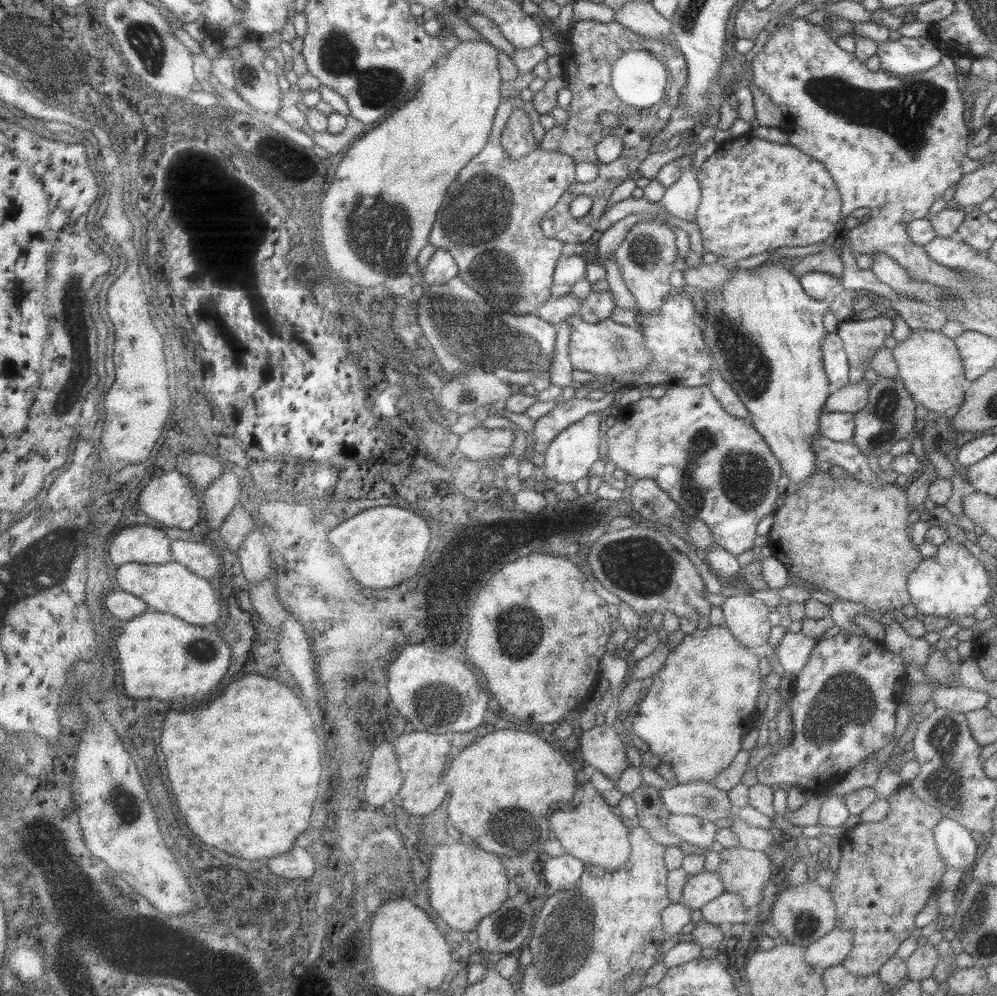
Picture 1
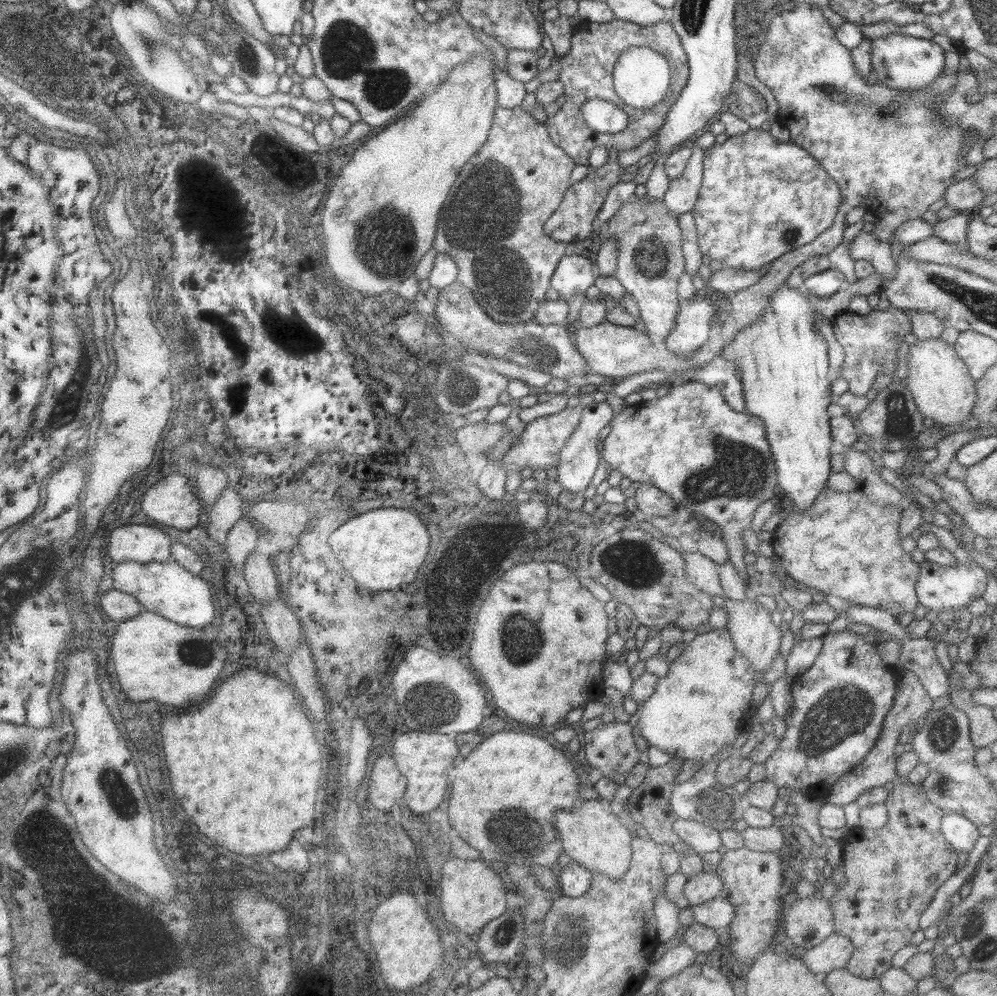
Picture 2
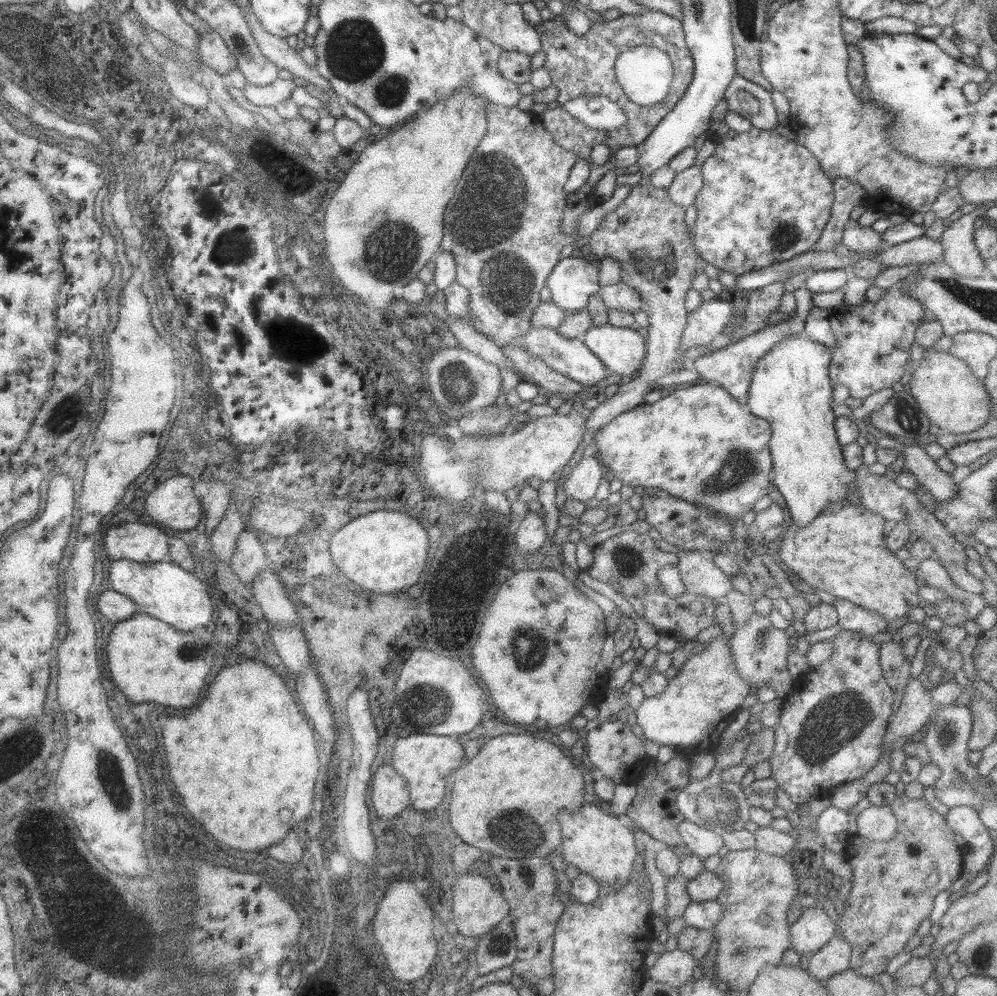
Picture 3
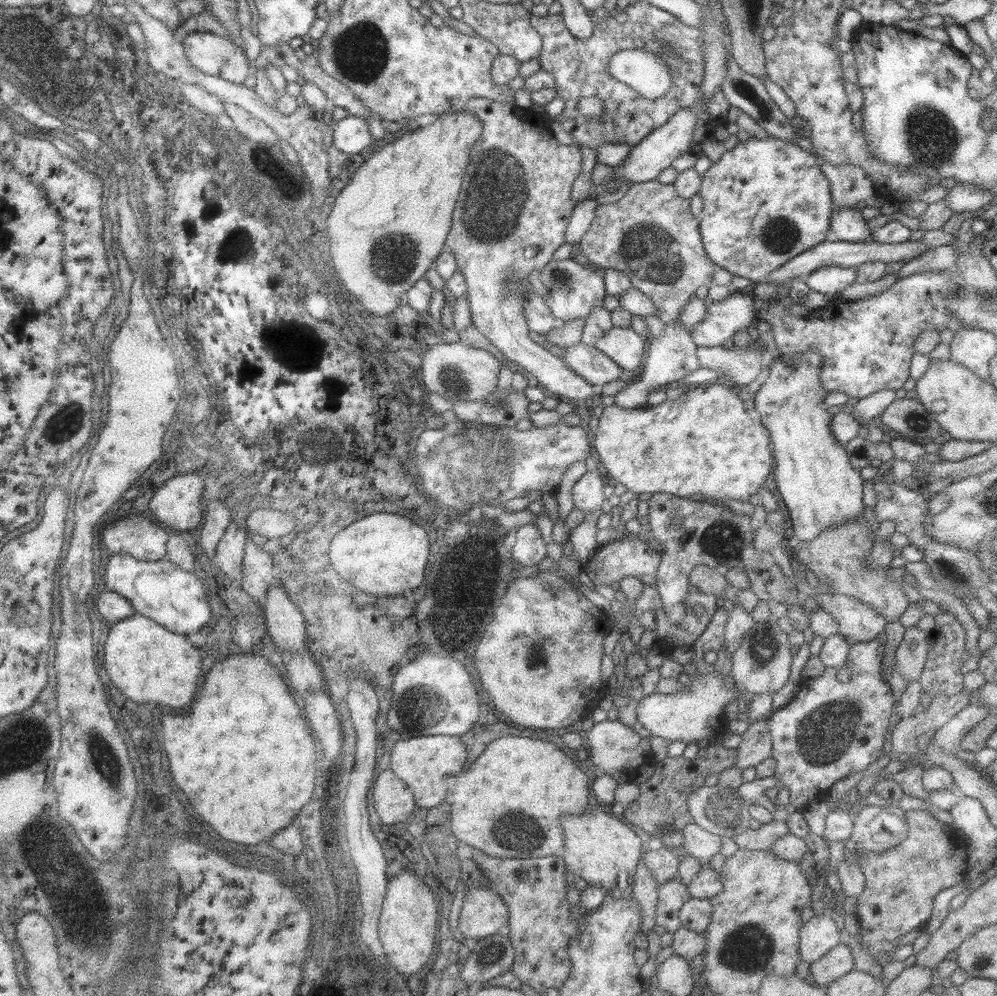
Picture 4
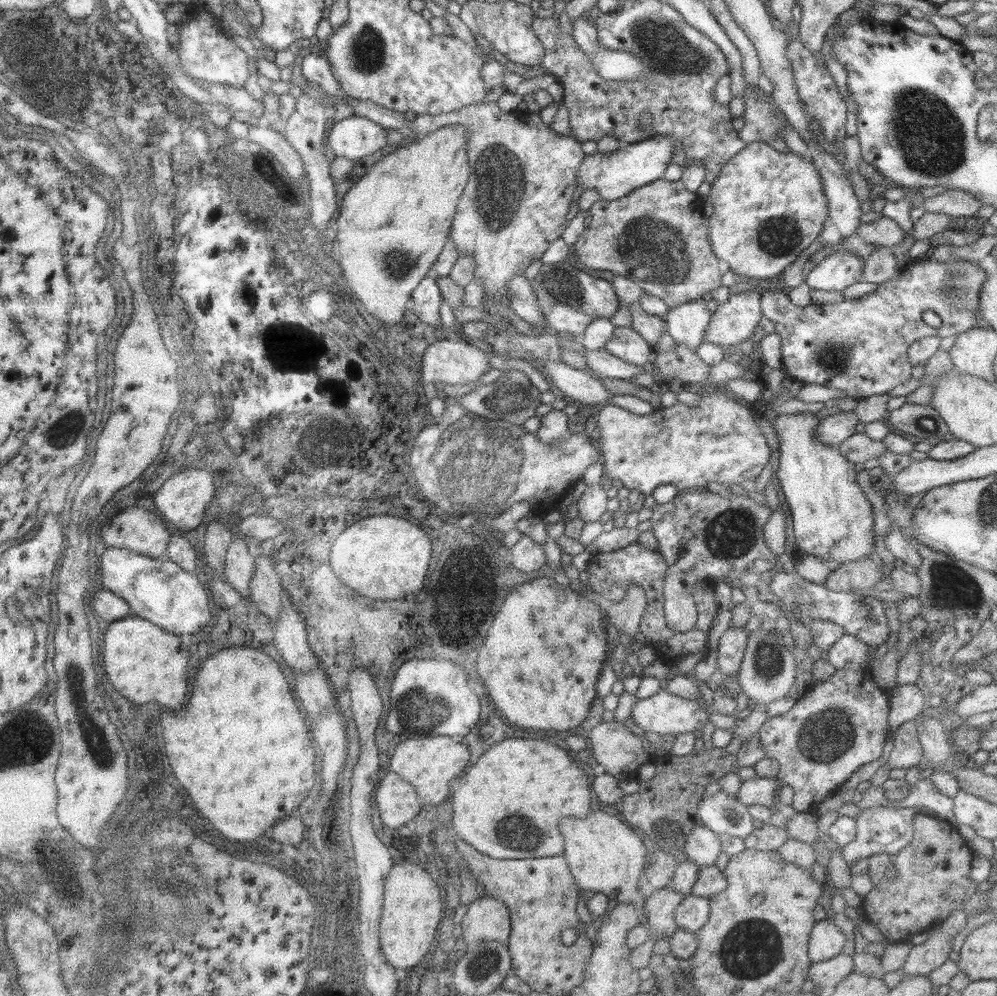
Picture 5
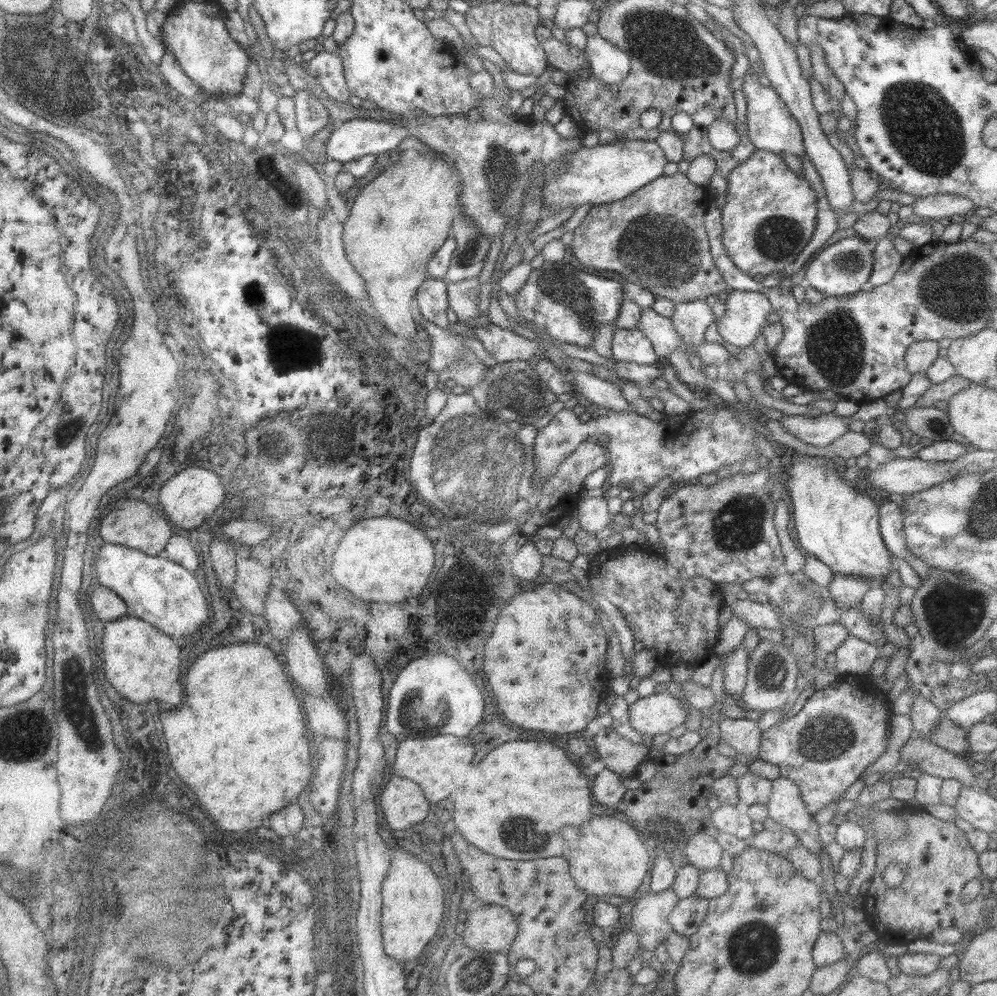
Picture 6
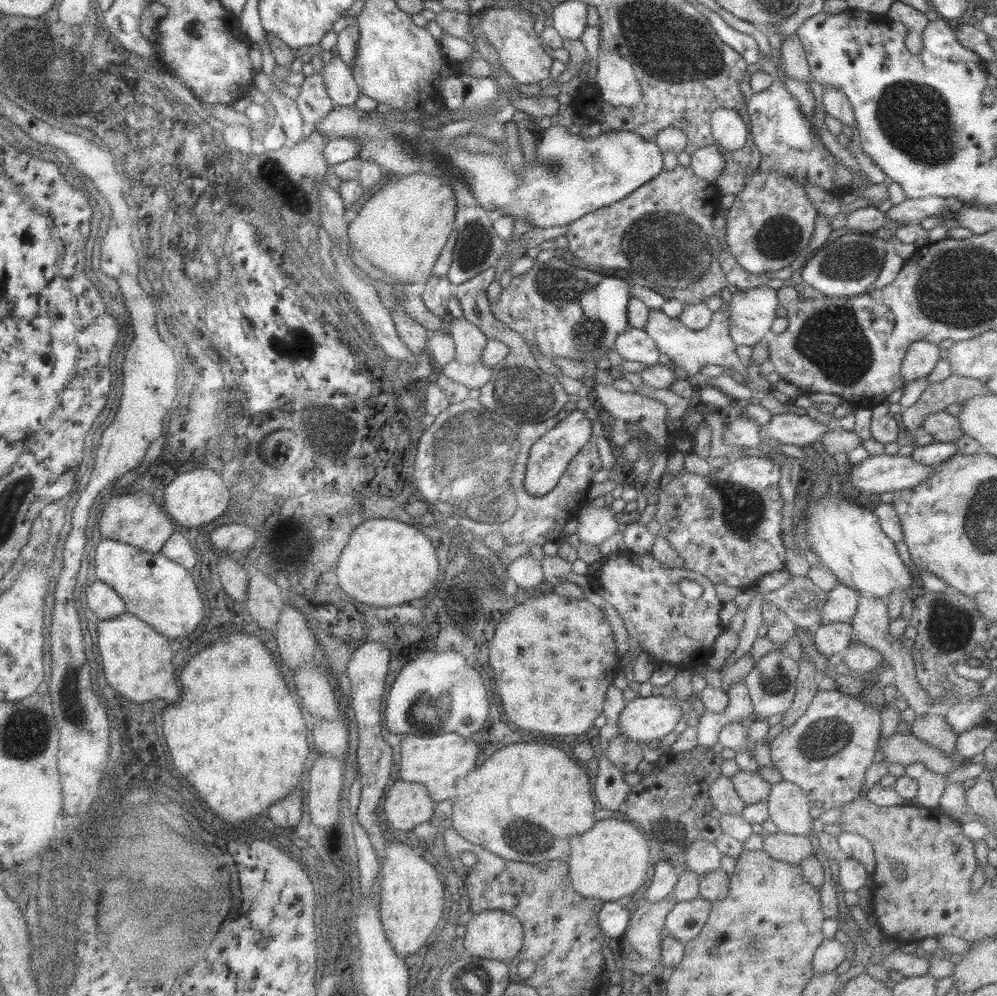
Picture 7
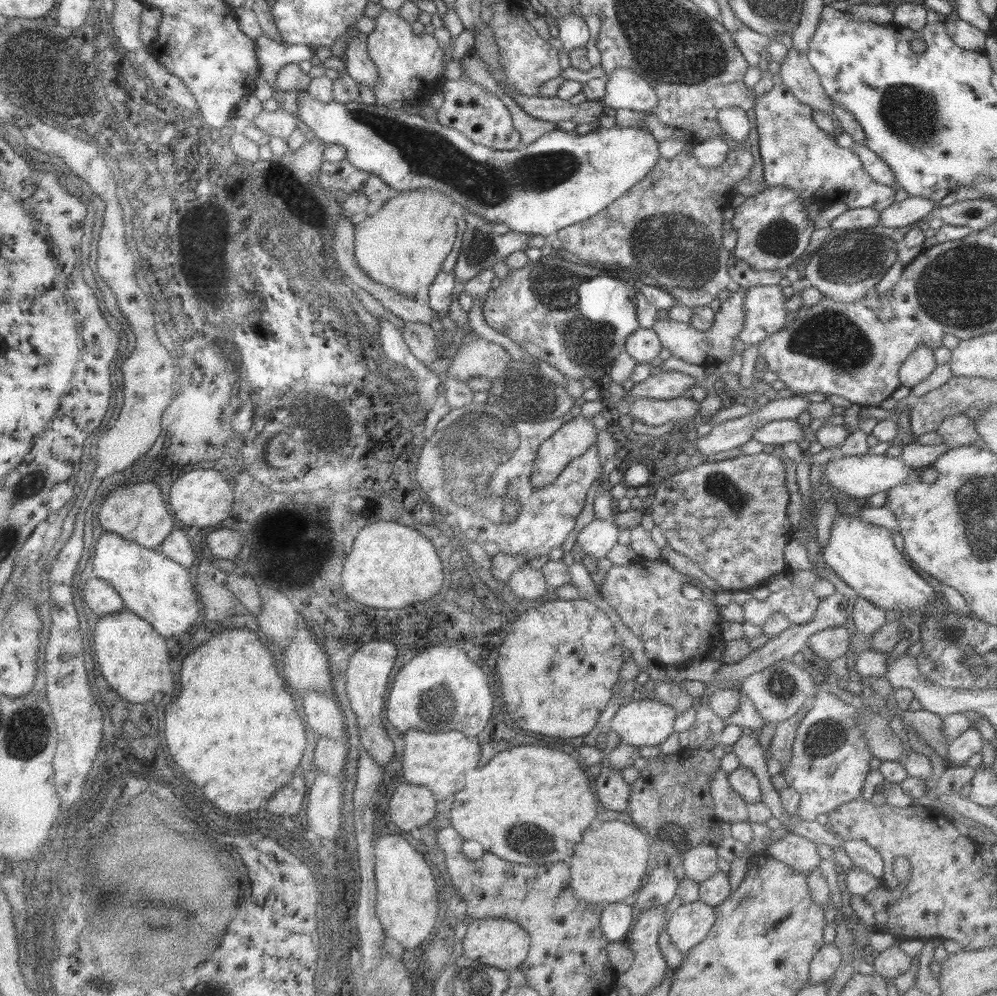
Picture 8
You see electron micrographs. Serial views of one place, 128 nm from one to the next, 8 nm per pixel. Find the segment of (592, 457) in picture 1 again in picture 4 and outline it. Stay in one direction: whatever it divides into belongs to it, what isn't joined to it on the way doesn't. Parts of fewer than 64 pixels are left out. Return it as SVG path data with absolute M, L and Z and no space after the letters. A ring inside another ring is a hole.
M656 179L634 184L614 198L598 204L590 229L579 242L579 249L595 269L602 271L611 268L623 272L634 288L651 298L657 308L657 317L660 317L665 324L665 330L658 338L648 340L642 365L634 375L634 381L614 396L614 406L625 409L640 408L640 405L647 404L647 398L652 393L652 389L665 389L673 381L682 381L700 369L699 360L696 357L697 344L692 340L690 332L681 328L677 320L682 307L695 296L698 288L710 287L713 284L712 276L718 266L706 254L701 241L699 219L691 213L689 199L678 196L673 184L662 184ZM602 470L588 471L579 479L572 489L574 506L584 513L601 510L604 504L604 480Z

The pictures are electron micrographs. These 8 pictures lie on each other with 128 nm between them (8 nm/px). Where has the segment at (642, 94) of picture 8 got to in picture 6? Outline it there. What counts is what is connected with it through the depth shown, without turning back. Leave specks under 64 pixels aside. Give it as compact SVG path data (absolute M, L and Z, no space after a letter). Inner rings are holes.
M598 34L587 36L585 54L590 57L590 72L608 86L618 86L629 75L630 56Z

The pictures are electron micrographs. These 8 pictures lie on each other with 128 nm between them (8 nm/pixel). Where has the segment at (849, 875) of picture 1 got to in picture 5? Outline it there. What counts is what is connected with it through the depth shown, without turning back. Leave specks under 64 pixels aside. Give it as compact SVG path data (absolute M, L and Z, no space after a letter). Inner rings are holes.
M917 814L913 818L913 839L902 851L867 858L867 876L873 886L860 906L863 918L893 943L905 942L930 926L942 925L954 910L970 909L970 902L979 895L976 882L970 880L974 856L951 822ZM893 868L896 875L888 879L888 871Z

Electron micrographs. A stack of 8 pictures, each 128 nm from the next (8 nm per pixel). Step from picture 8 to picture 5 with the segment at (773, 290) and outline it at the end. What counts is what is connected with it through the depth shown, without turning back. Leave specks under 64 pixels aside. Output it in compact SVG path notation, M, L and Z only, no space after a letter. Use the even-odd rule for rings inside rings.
M753 291L731 293L728 301L718 304L716 311L711 313L709 325L705 330L704 342L717 344L735 354L741 342L752 338L754 328L758 326L762 316L760 293Z

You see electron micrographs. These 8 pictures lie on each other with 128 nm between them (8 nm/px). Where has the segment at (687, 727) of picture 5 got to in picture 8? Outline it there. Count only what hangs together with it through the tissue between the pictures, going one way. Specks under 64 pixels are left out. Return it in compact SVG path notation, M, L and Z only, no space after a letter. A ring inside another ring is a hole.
M639 696L628 699L619 707L608 724L610 731L615 732L618 741L625 742L636 748L658 746L673 733L676 714L671 706L658 699L641 698Z

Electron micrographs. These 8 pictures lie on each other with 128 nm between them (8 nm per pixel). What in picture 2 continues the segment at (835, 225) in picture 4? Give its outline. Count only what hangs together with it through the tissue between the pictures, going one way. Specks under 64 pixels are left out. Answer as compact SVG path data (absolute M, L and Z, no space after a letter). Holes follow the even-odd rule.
M860 231L849 244L849 255L855 260L868 261L888 284L896 269L892 247L889 242L878 240L872 233Z

